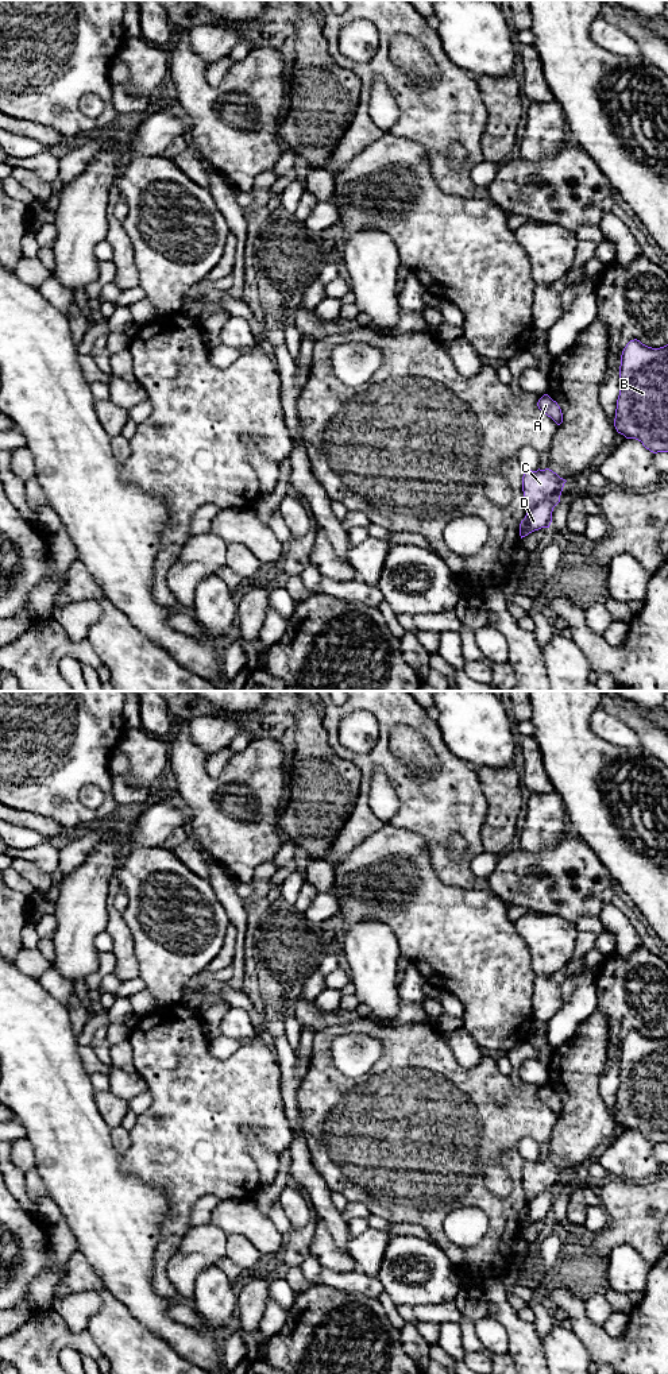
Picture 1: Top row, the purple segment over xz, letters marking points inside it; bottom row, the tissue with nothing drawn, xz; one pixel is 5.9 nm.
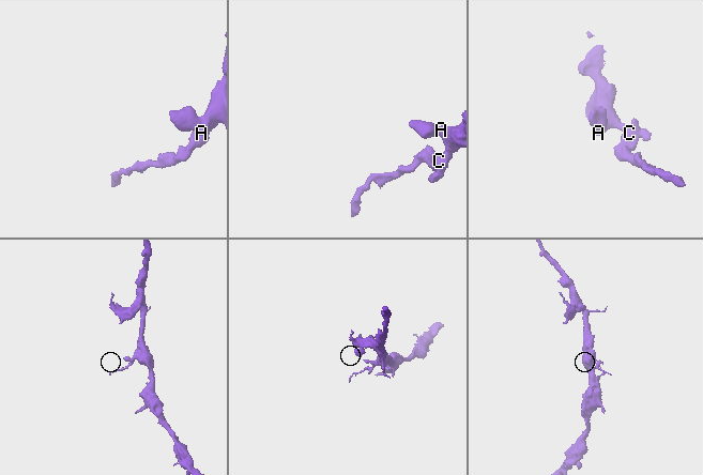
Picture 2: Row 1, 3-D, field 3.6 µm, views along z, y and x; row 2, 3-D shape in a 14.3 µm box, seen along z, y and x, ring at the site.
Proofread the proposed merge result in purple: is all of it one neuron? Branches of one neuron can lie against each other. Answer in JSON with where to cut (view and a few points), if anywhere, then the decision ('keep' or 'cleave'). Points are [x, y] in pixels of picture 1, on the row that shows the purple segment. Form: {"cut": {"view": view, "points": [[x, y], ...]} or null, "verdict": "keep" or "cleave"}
{"cut": {"view": "xz", "points": [[562, 489], [528, 510]]}, "verdict": "cleave"}

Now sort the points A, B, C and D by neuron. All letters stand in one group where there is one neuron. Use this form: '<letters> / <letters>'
A B D / C

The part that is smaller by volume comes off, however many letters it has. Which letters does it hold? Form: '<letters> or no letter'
C

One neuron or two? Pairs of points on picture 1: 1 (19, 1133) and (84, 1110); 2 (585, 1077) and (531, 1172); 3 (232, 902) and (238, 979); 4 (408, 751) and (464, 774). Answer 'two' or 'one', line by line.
1: two
2: one
3: one
4: two

